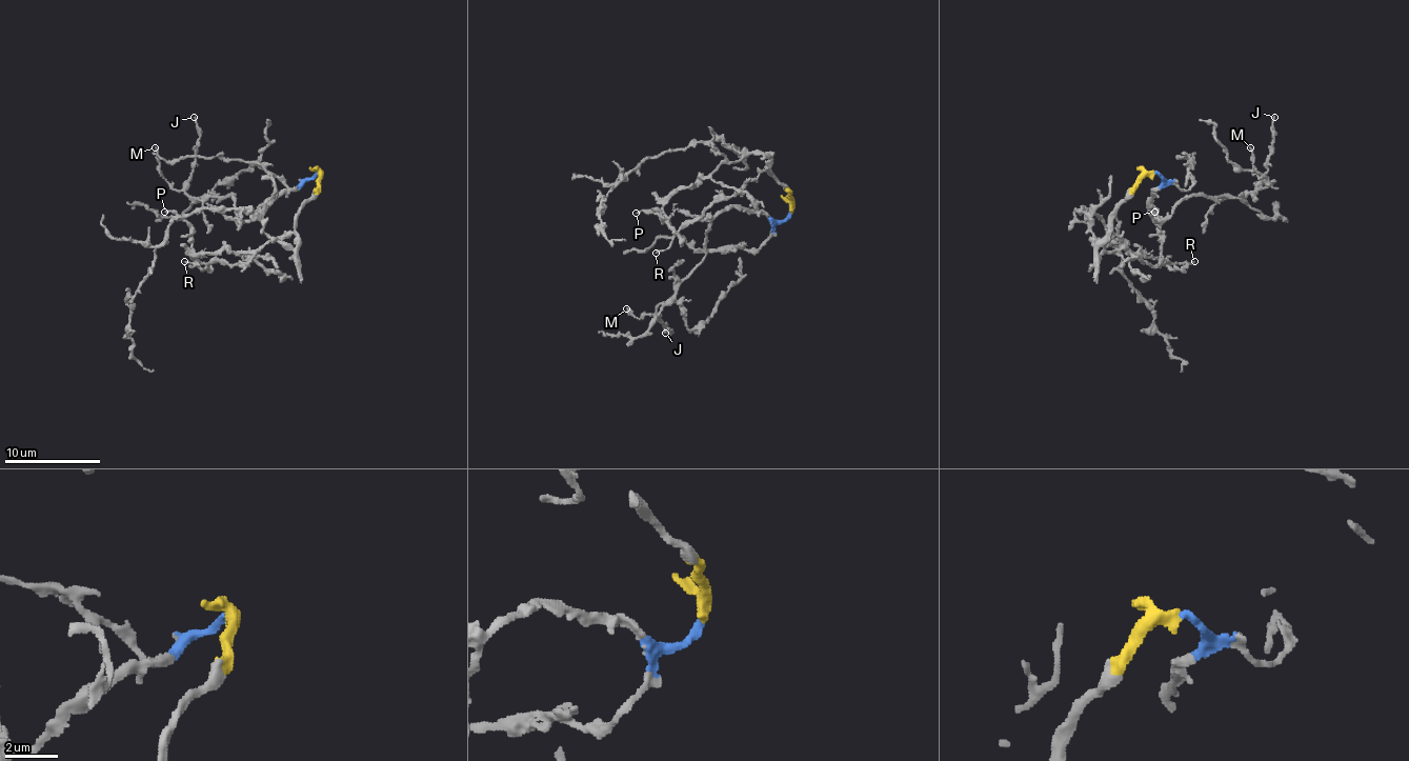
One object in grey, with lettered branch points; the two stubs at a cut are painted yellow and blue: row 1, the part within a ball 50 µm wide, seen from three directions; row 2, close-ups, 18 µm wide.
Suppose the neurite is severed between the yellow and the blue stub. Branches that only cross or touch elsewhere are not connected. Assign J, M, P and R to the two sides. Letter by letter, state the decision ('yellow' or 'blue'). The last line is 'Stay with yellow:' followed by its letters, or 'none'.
J: blue
M: blue
P: yellow
R: yellow
Stay with yellow: P, R

